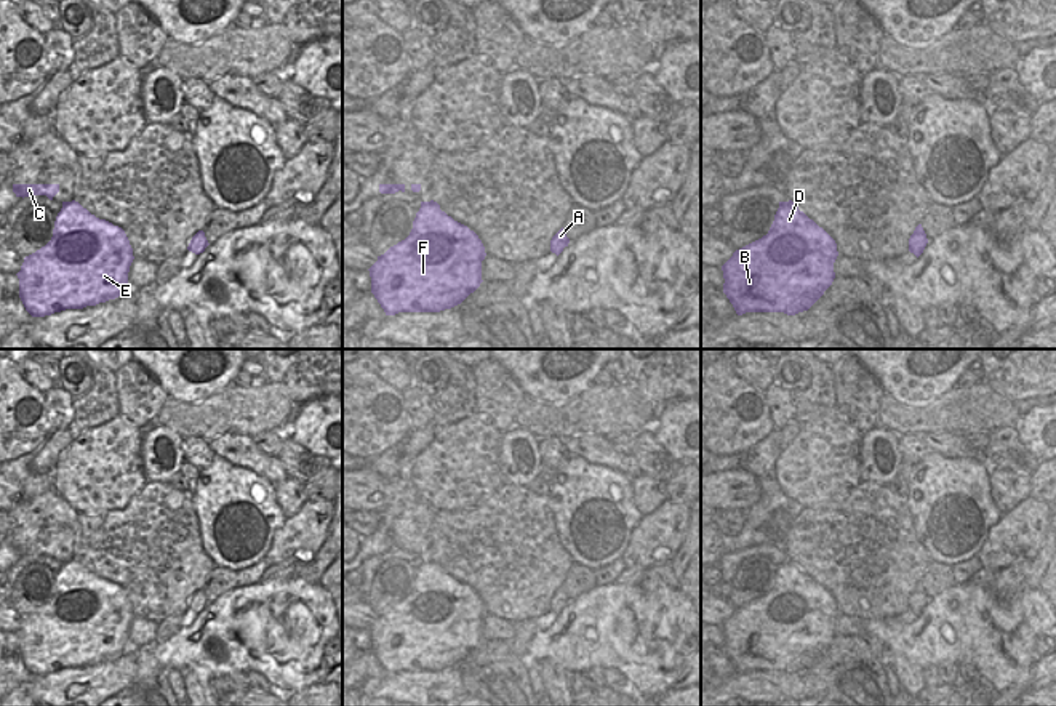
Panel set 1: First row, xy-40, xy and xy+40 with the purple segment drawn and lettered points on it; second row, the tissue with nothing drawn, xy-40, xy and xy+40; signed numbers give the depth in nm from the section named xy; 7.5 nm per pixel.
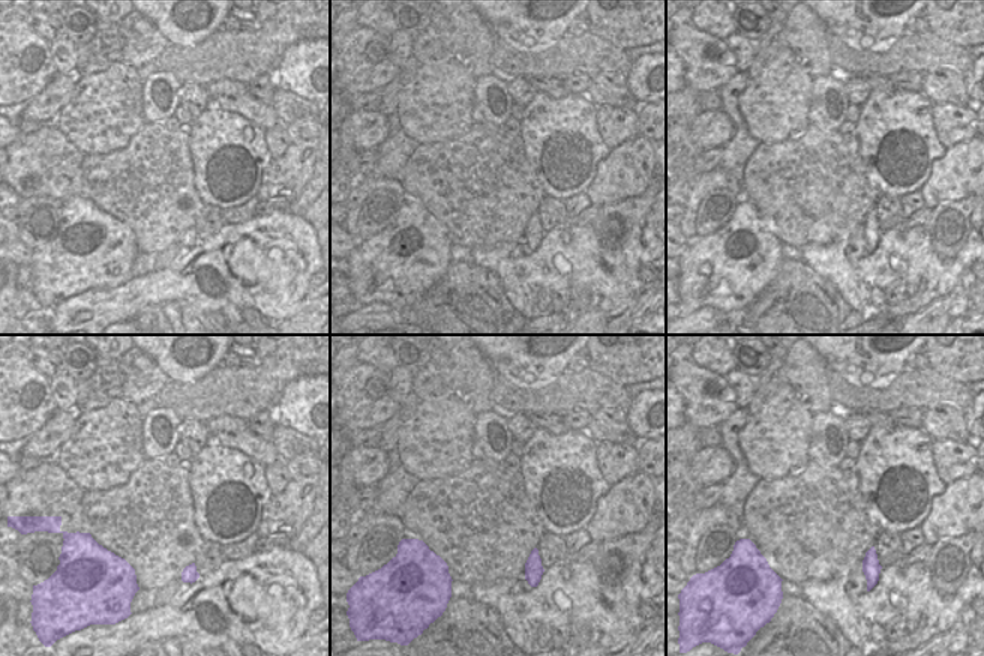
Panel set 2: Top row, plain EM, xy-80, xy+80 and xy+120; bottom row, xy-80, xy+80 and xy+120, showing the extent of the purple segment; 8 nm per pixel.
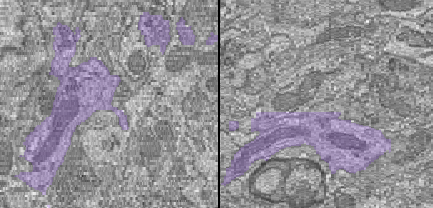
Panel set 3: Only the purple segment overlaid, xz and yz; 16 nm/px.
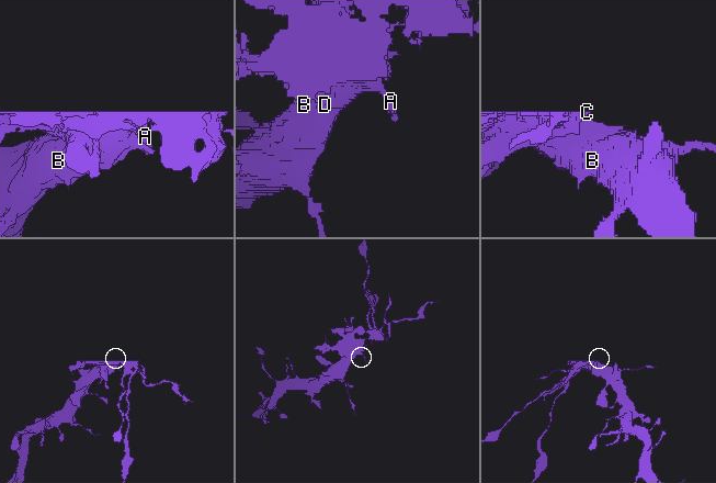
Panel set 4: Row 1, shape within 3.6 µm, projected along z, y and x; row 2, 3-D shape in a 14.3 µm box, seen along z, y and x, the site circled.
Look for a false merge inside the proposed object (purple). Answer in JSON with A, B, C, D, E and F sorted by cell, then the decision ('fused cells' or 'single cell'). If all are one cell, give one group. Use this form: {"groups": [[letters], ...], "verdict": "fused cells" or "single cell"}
{"groups": [["A", "B", "E", "F"], ["C", "D"]], "verdict": "fused cells"}

